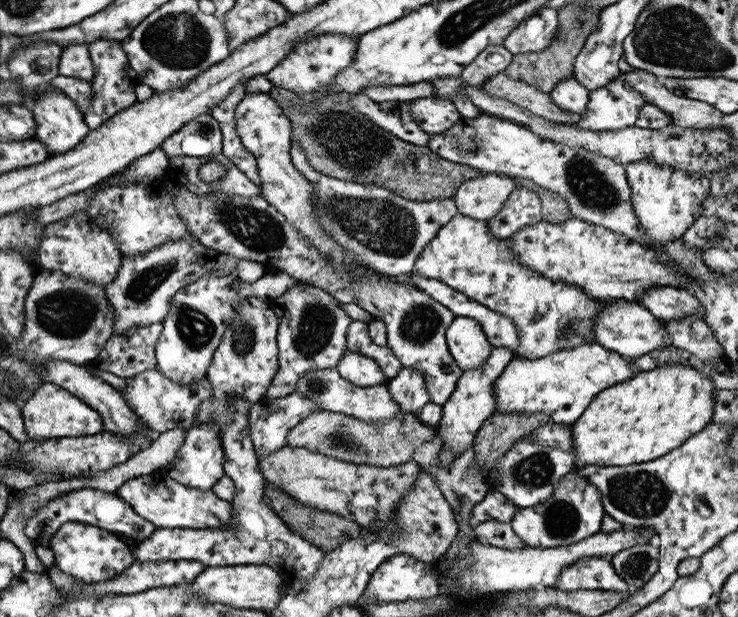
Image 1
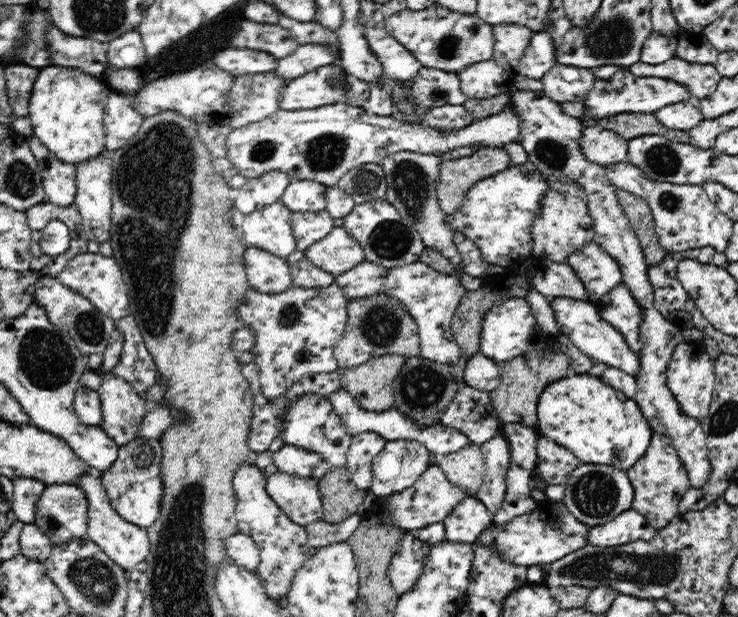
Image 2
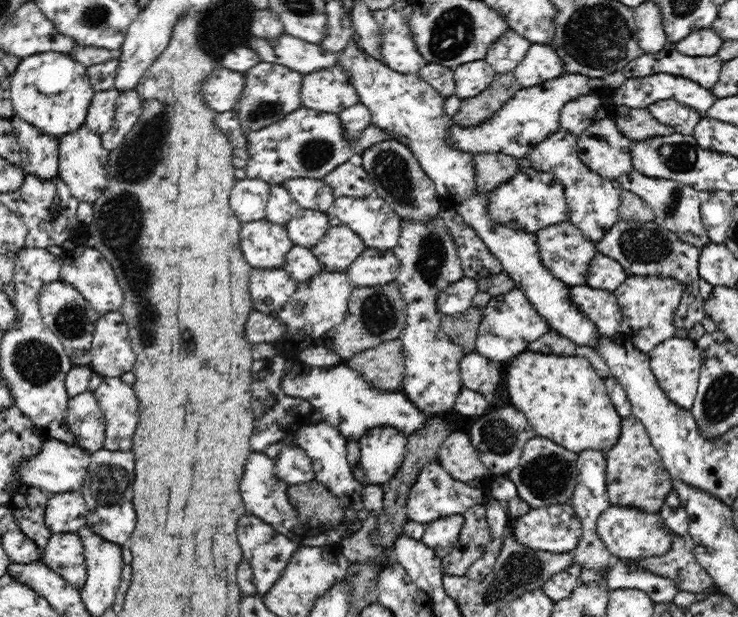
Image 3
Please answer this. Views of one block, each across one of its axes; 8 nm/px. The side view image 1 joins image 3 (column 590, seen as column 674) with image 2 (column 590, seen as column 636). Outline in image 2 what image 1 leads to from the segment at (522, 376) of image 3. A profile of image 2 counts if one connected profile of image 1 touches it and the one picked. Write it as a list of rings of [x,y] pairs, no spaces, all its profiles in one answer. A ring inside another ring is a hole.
[[[573,372],[573,374],[558,378],[558,380],[550,382],[548,386],[544,386],[544,390],[538,394],[536,410],[538,434],[547,436],[573,452],[581,463],[605,464],[624,471],[646,452],[646,446],[650,444],[651,426],[642,415],[639,404],[589,372]]]

